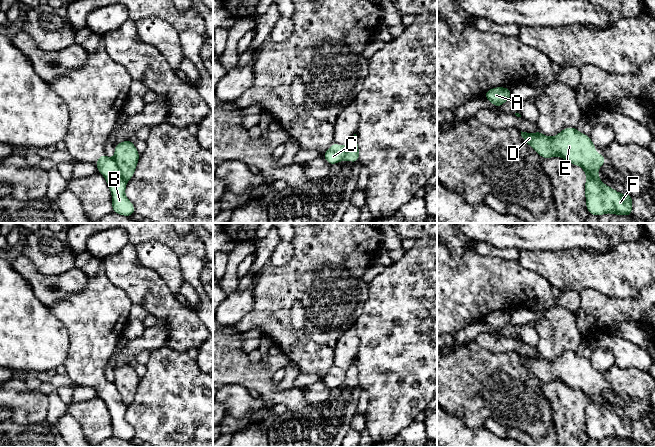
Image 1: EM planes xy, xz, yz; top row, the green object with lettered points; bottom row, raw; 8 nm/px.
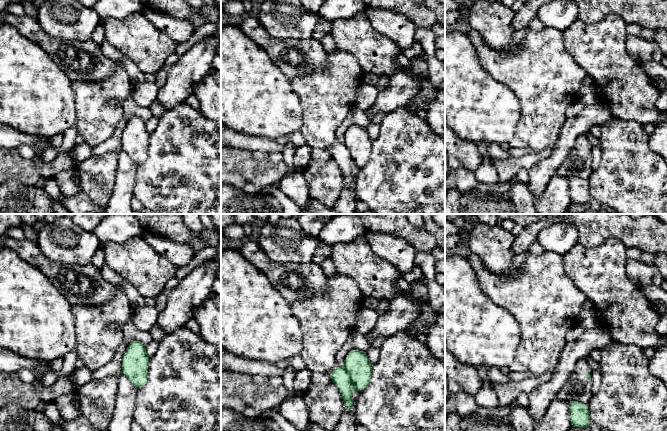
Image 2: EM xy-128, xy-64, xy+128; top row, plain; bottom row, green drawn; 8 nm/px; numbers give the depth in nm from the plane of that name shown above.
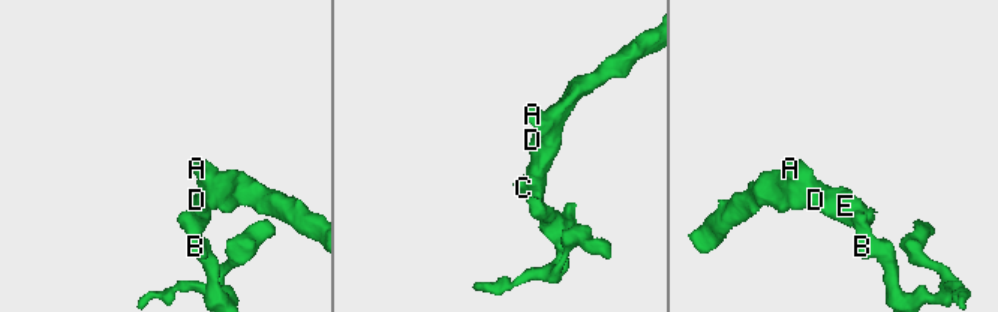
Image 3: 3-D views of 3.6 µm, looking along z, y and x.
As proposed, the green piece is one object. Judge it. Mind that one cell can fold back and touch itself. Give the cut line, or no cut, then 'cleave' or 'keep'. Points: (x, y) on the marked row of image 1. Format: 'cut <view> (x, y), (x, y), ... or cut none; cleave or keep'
cut xy (113, 158), (122, 178), (126, 182); cleave

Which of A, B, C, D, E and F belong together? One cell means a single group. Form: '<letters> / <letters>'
A D E / B C F

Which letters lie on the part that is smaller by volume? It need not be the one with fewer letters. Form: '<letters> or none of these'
B, C, F

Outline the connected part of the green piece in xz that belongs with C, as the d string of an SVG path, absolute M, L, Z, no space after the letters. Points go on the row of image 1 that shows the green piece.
M333 143L328 150L323 154L323 158L330 164L334 165L342 161L346 149L344 146Z

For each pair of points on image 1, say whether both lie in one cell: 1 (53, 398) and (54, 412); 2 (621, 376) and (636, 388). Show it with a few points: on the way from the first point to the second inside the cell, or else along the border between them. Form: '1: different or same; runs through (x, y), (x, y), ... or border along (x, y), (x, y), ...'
1: same; runs through (54, 401), (54, 409)
2: same; runs through (625, 380), (632, 387)

